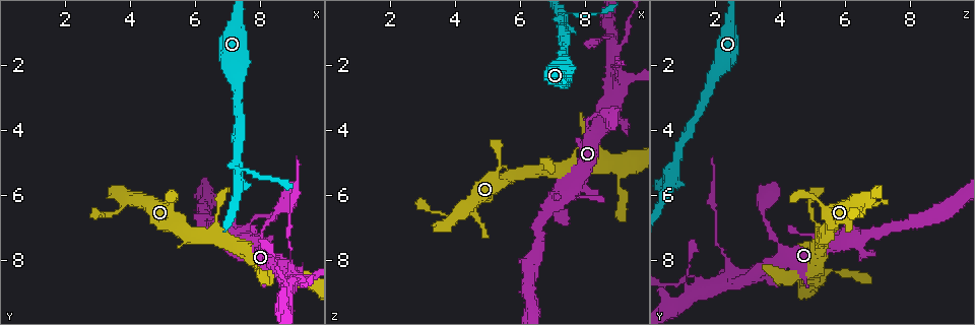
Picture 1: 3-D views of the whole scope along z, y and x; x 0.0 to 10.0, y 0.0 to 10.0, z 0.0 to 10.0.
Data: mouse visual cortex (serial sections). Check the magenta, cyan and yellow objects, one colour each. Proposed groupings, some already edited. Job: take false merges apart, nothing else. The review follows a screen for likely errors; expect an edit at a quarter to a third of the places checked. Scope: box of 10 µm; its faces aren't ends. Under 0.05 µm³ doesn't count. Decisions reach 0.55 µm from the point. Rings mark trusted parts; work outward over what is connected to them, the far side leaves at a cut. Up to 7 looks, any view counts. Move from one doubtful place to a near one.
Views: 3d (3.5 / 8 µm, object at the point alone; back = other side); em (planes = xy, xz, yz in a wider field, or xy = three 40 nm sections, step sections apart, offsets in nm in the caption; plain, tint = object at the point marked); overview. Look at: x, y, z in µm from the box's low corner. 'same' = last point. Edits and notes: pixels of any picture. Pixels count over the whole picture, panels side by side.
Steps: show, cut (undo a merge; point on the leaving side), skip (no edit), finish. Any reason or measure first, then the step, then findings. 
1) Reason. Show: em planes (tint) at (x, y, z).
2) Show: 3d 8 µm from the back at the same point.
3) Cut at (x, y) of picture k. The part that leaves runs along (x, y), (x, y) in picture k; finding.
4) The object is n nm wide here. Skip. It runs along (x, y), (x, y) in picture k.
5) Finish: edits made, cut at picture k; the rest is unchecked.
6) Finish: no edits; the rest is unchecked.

Sharp bend. Show: 3d 3.5 µm at (7.30, 5.20, 0.75).

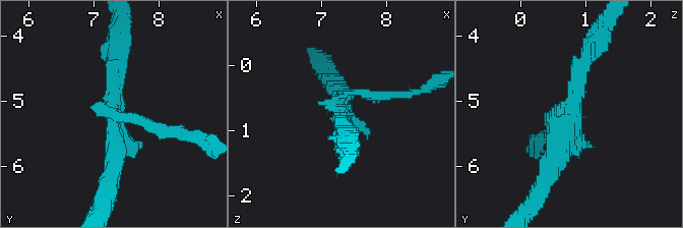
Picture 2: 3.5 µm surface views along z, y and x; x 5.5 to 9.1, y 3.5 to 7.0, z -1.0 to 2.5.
Show: em xy step 2 (plain) at (7.30, 5.30, 0.70).

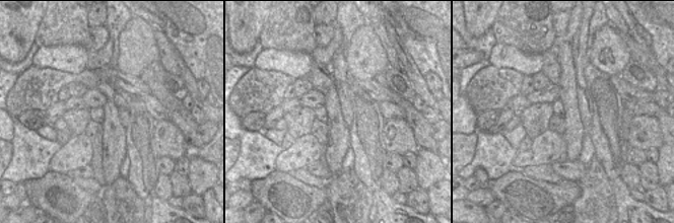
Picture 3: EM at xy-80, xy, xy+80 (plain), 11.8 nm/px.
With the object marked. Show: em xy step 2 (tint) at the same point.

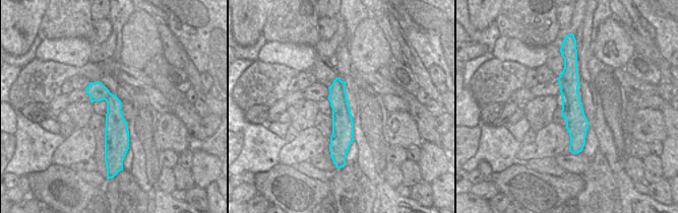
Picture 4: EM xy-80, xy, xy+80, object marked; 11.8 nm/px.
Skip. It runs along (588, 52), (547, 176) in picture 2; one cell here.

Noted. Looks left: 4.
Calibre changes. Show: 3d 8 µm at (9.30, 8.55, 1.20).

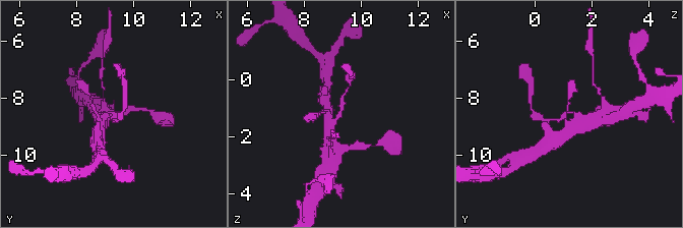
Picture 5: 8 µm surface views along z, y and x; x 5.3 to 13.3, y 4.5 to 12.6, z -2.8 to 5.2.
Show: em xy step 1 (tint) at the same point.

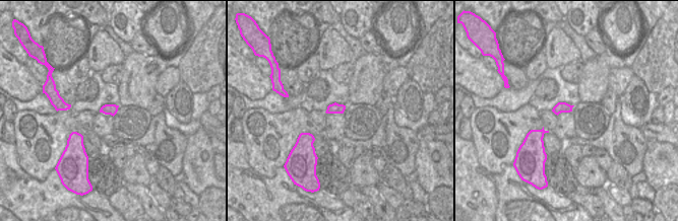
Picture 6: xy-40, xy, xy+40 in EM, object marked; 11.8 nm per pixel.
The arms are 150, 400 nm wide. Skip. It runs along (329, 133), (349, 87) in picture 5; one cell here.

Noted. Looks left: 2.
Sharp bend. Show: 3d 3.5 µm at (8.40, 8.25, 5.00).

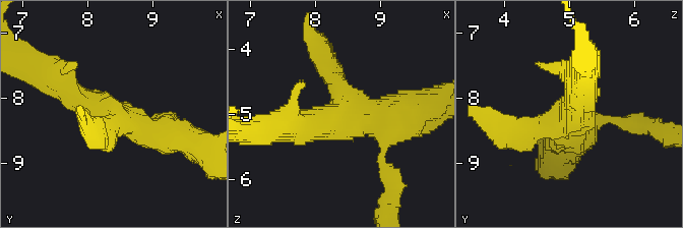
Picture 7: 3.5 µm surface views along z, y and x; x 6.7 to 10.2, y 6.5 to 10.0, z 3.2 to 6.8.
Shape alone is not enough. Show: em xy step 5 (tint) at (8.45, 8.30, 5.05).

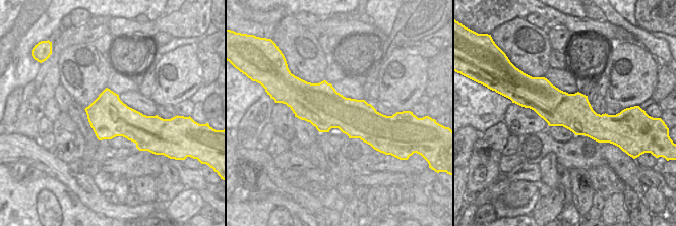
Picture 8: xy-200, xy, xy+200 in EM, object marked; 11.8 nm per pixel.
The arms are 300, 350, 450, 450 nm wide. Skip. It runs along (59, 81), (127, 122), (177, 134) in picture 7; all the same cell.

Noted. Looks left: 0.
Finish: no edits; the rest is unchecked.

